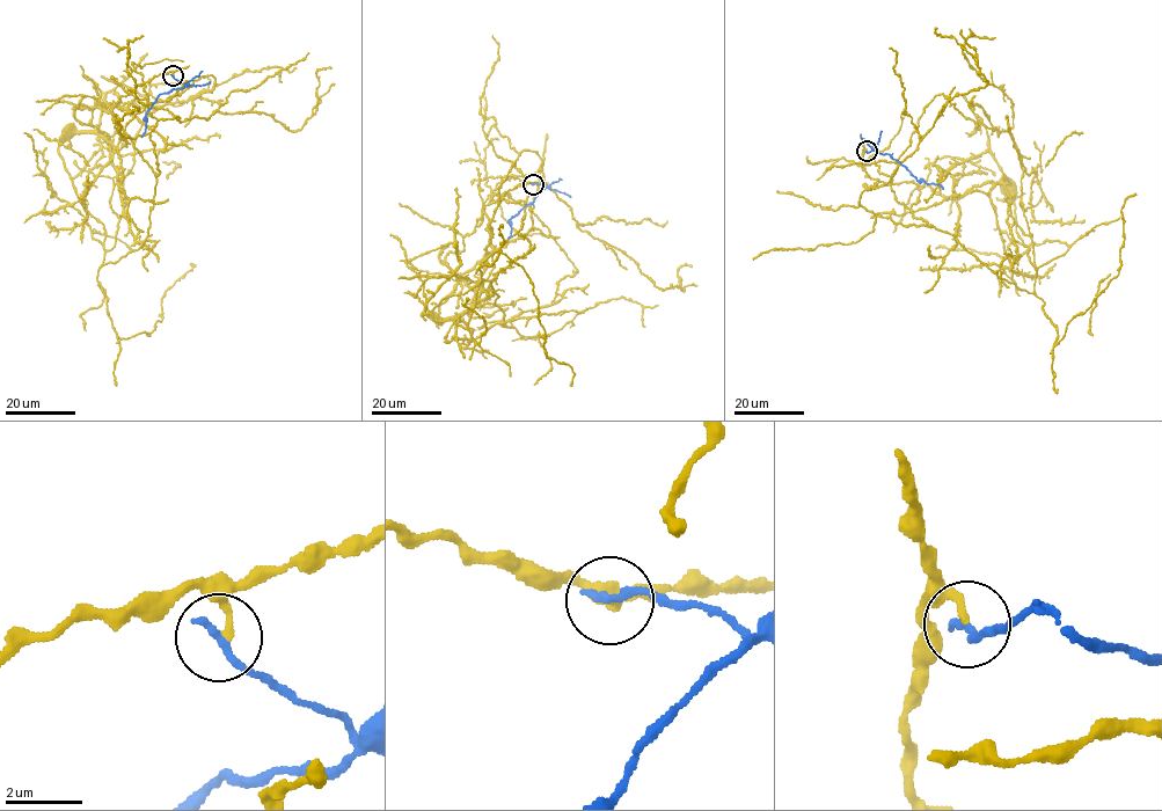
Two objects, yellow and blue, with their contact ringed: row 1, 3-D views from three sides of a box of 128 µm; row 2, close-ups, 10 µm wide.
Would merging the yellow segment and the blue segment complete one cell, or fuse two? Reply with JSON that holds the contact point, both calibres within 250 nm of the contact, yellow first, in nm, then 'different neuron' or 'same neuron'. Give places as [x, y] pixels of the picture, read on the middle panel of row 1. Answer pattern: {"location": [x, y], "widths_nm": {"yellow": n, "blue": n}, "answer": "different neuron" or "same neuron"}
{"location": [533, 184], "widths_nm": {"yellow": 180, "blue": 240}, "answer": "different neuron"}

